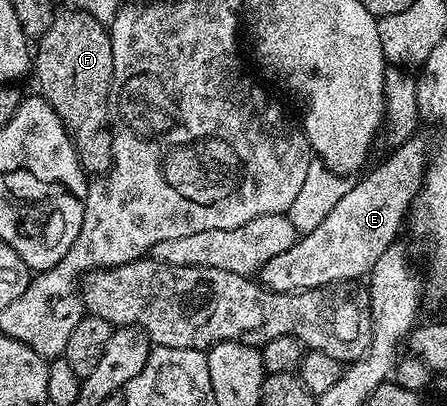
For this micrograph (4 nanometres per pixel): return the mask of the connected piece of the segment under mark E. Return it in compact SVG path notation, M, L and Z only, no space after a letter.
M411 136L406 143L395 145L377 168L369 167L314 230L303 233L290 250L274 254L261 266L259 283L275 292L301 292L367 277L383 251L399 239L404 218L424 187L430 152L422 136Z

